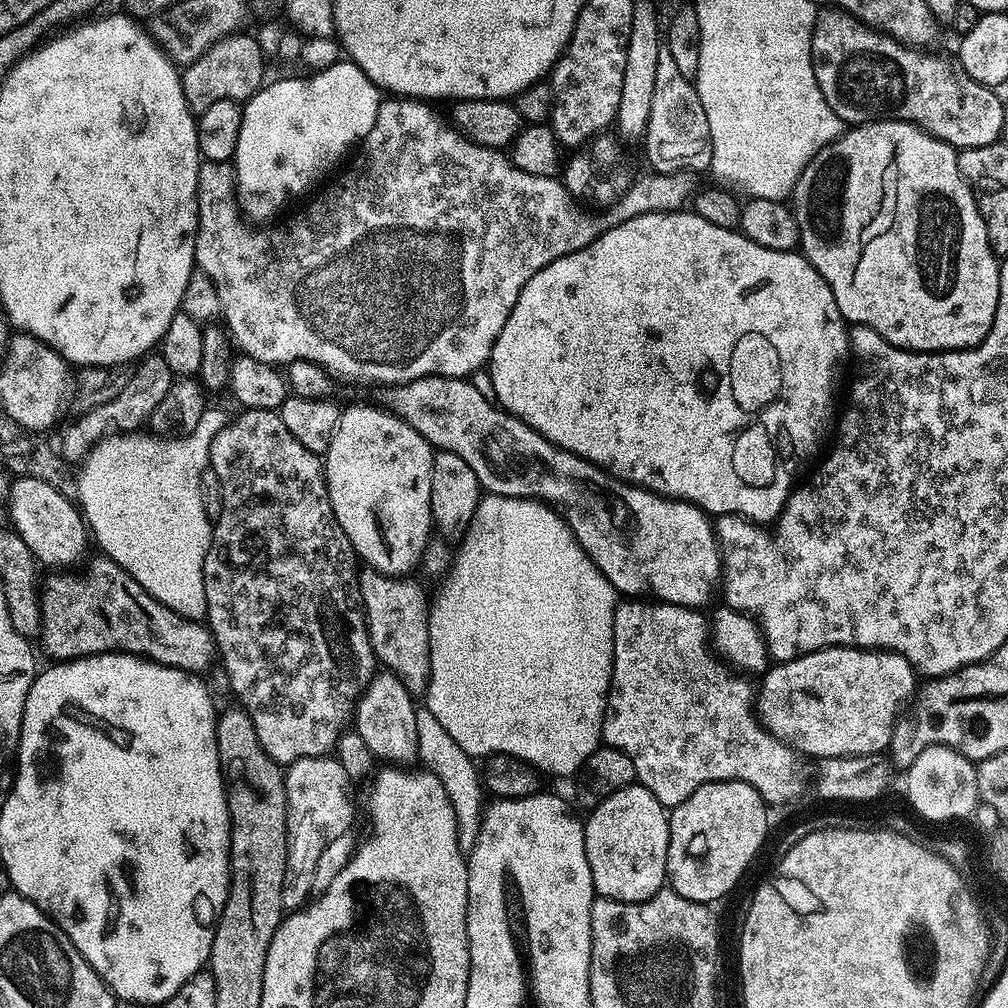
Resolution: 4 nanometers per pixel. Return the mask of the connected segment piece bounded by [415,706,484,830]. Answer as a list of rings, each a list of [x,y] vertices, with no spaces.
[[[426,706],[417,707],[415,721],[418,733],[419,763],[442,782],[446,796],[455,812],[455,822],[462,822],[465,830],[479,828],[484,809],[484,801],[482,802],[484,787],[475,759],[462,750],[458,742],[443,729],[438,718],[435,718]]]

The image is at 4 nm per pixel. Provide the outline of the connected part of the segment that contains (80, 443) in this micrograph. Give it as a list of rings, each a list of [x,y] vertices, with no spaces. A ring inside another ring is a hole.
[[[149,354],[143,357],[131,369],[122,394],[116,395],[108,403],[87,409],[80,420],[67,428],[62,446],[60,445],[64,458],[70,462],[81,461],[91,451],[92,445],[103,440],[107,435],[137,431],[143,427],[151,419],[153,412],[158,408],[158,404],[162,402],[162,398],[166,398],[166,390],[170,390],[173,379],[174,373],[170,370],[170,366],[162,354]]]

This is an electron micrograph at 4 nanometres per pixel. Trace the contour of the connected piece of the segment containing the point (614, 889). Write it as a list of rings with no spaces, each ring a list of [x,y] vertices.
[[[638,782],[605,796],[595,805],[584,826],[584,853],[590,862],[592,886],[597,897],[637,904],[665,887],[668,867],[669,813]]]

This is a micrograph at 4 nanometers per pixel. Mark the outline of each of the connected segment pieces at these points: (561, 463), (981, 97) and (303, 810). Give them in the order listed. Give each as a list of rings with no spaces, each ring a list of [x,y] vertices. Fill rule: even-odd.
[[[423,376],[417,380],[408,380],[404,384],[389,384],[381,392],[384,393],[381,394],[379,403],[387,411],[391,412],[393,416],[397,416],[402,422],[406,422],[414,430],[418,430],[418,434],[422,434],[422,438],[426,438],[426,442],[431,444],[433,449],[458,454],[459,458],[462,458],[470,466],[470,469],[474,470],[480,487],[485,493],[493,496],[527,496],[549,506],[555,506],[560,515],[564,517],[564,521],[572,528],[572,533],[576,535],[576,541],[582,546],[582,550],[586,550],[586,554],[598,566],[598,570],[602,570],[604,577],[616,587],[617,593],[628,598],[652,597],[666,604],[680,604],[683,608],[694,609],[699,609],[700,604],[706,603],[711,598],[712,587],[715,584],[717,587],[722,576],[720,546],[716,543],[716,530],[709,513],[703,512],[695,504],[687,504],[685,500],[673,500],[667,496],[660,496],[657,492],[649,492],[646,488],[637,488],[634,484],[625,484],[624,481],[617,480],[615,476],[610,475],[602,468],[596,467],[590,461],[575,456],[573,452],[567,452],[558,446],[554,446],[549,440],[542,438],[542,434],[534,431],[526,421],[519,420],[517,416],[511,416],[509,412],[505,412],[493,401],[482,398],[482,394],[478,394],[478,390],[474,390],[471,379],[459,376]]]
[[[829,6],[817,15],[812,31],[812,65],[818,86],[830,110],[834,110],[845,125],[869,124],[875,120],[905,120],[907,124],[923,128],[937,140],[945,140],[957,150],[997,143],[1002,136],[1005,101],[1000,101],[993,89],[974,82],[959,59],[952,57],[951,60],[948,56],[928,51],[932,50],[921,50],[901,43],[885,32],[877,32],[856,16],[835,6]]]
[[[331,755],[295,760],[284,772],[284,789],[288,807],[288,853],[282,886],[285,909],[299,910],[313,895],[315,867],[328,843],[352,825],[352,800],[348,797],[350,781],[346,770]]]

